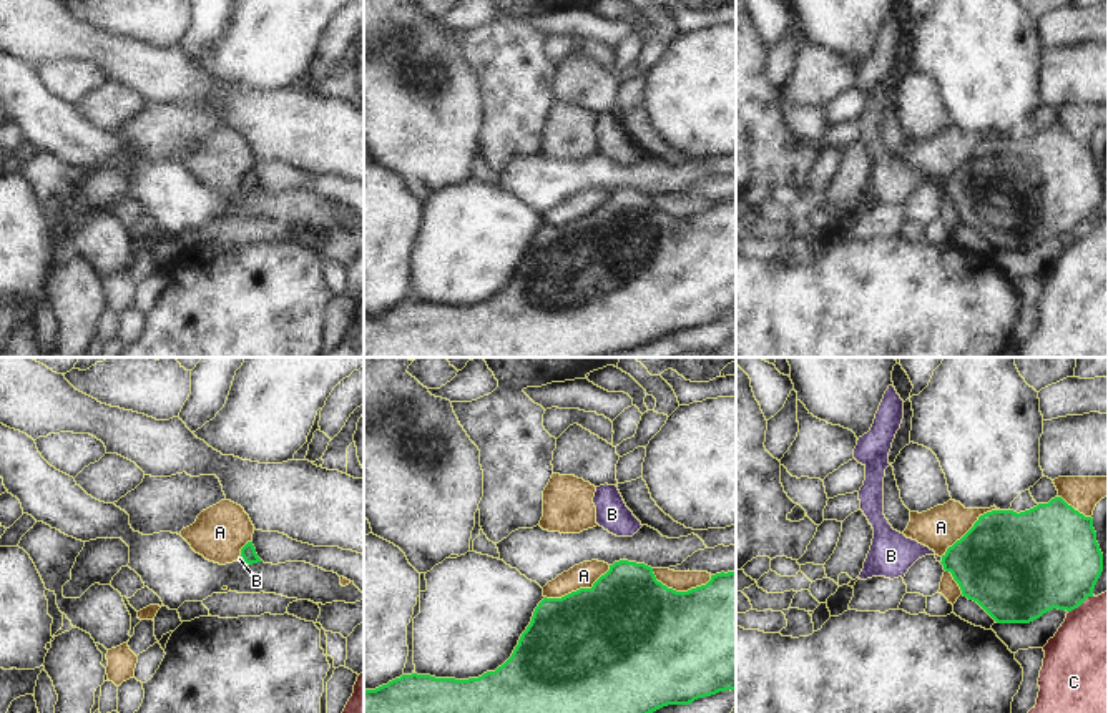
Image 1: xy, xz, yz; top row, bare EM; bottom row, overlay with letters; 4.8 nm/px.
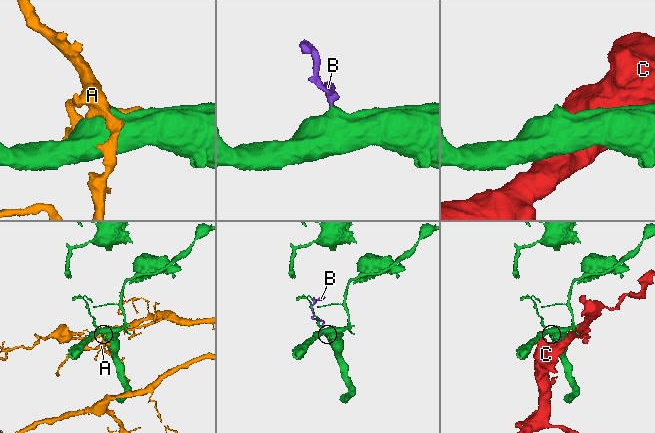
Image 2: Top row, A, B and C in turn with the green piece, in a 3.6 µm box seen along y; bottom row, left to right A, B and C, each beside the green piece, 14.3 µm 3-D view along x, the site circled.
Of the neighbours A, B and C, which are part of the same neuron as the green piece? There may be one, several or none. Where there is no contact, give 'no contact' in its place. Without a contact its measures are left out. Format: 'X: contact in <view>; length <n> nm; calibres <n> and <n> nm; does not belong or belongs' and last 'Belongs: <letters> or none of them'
A: contact in xz; length 360 nm; calibres 500 and 120 nm; does not belong
B: contact in yz; length 30 nm; calibres 400 and 220 nm; belongs
C: contact in yz; length 150 nm; calibres 460 and 480 nm; does not belong
Belongs: B

